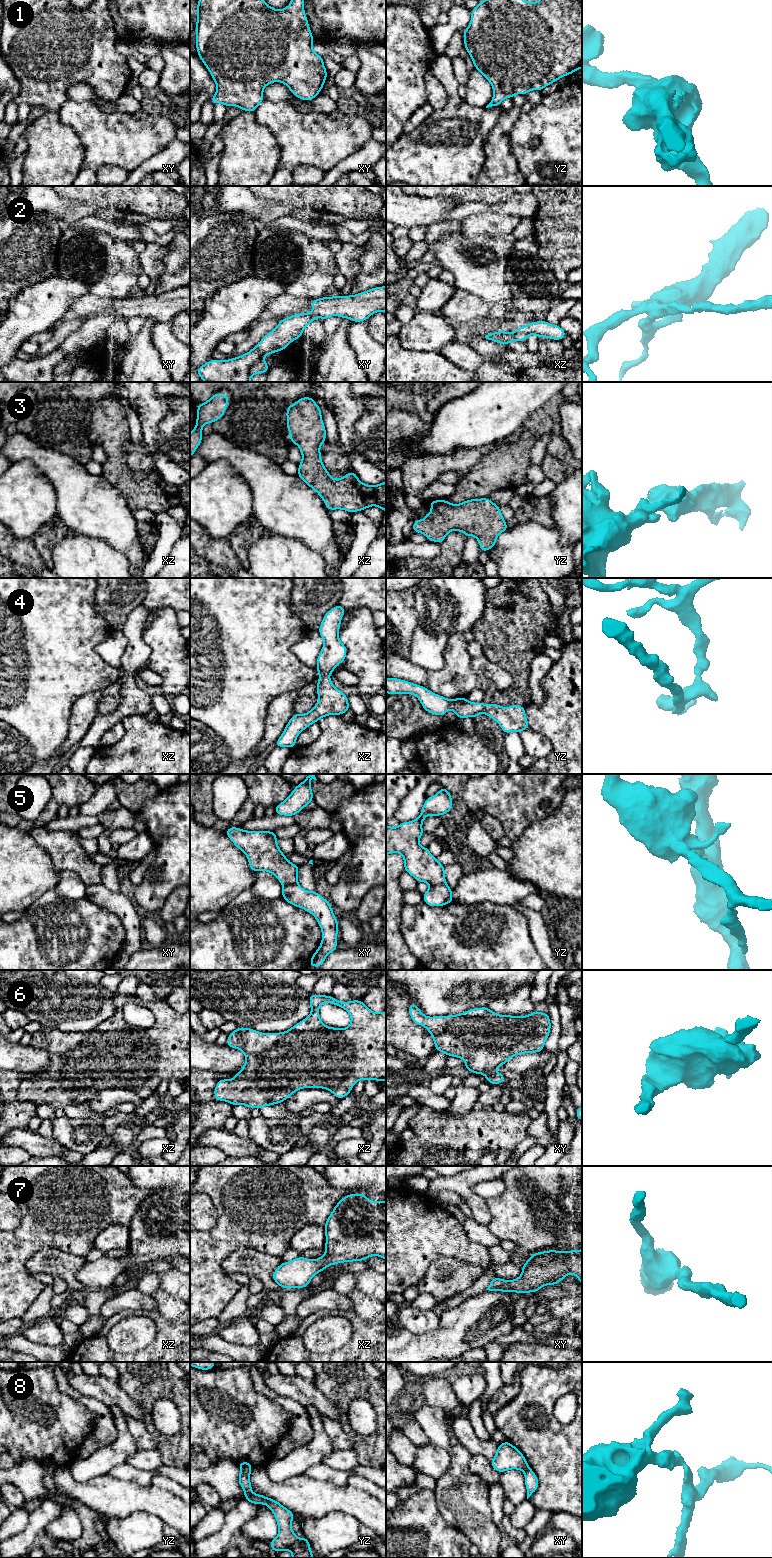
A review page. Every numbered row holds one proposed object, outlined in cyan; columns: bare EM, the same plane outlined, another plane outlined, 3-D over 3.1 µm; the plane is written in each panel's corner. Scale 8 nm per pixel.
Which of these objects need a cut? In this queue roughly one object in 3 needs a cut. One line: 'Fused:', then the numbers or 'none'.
Fused: 2, 5, 8

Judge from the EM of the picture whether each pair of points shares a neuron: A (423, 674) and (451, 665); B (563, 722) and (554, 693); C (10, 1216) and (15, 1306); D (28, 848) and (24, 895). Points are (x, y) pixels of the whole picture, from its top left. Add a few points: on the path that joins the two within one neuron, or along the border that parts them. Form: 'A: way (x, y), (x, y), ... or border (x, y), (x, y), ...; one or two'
A: way (430, 675), (441, 675), (444, 672); one
B: way (563, 715), (563, 702), (561, 700); one
C: border (19, 1207), (21, 1221), (10, 1231); two
D: way (24, 860), (24, 883); one

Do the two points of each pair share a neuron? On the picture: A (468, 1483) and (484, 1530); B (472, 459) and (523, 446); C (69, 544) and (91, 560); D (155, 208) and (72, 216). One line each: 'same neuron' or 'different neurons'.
A: same neuron
B: different neurons
C: same neuron
D: same neuron

